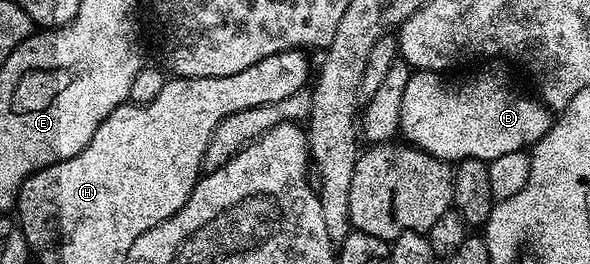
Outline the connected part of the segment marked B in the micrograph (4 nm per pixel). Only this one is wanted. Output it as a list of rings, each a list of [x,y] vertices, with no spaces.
[[[413,71],[406,82],[406,94],[402,94],[400,132],[413,148],[420,148],[440,160],[459,162],[478,158],[493,160],[502,154],[514,154],[531,149],[552,129],[554,116],[539,99],[523,96],[510,81],[496,72],[480,72],[476,80],[448,80],[439,72]]]

